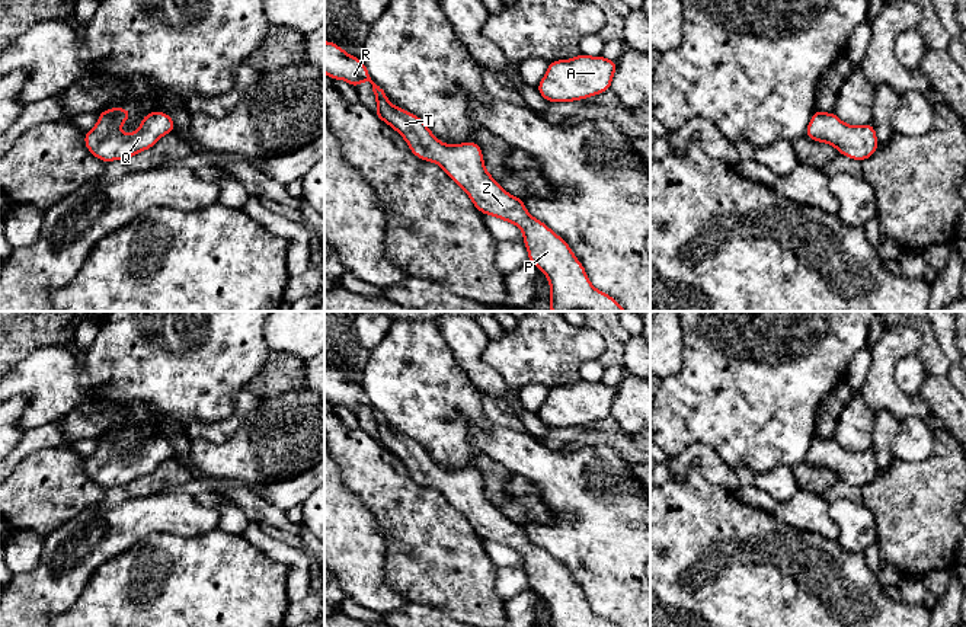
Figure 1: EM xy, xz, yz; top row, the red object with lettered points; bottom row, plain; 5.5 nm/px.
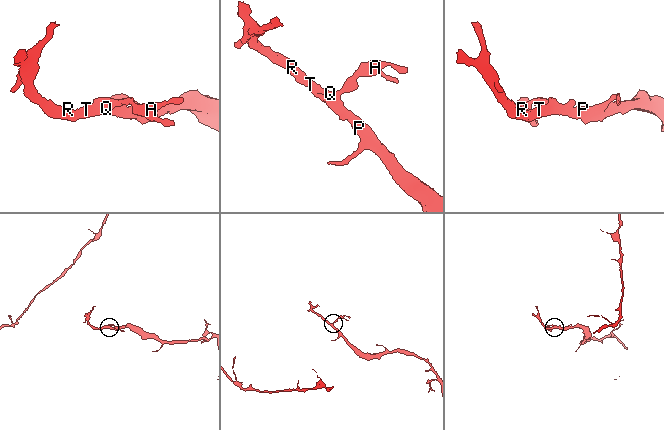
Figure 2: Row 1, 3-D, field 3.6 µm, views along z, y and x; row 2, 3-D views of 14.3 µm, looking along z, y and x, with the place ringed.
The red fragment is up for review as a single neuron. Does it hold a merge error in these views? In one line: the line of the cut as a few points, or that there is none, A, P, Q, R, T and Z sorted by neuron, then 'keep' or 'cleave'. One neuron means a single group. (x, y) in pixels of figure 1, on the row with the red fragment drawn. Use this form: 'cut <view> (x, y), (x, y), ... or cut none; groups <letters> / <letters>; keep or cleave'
cut none; groups A P Q R T Z; keep

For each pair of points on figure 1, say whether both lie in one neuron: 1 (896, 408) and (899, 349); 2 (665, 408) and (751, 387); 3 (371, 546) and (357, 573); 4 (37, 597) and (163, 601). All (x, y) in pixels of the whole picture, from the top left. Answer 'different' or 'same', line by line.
1: same
2: same
3: same
4: different

